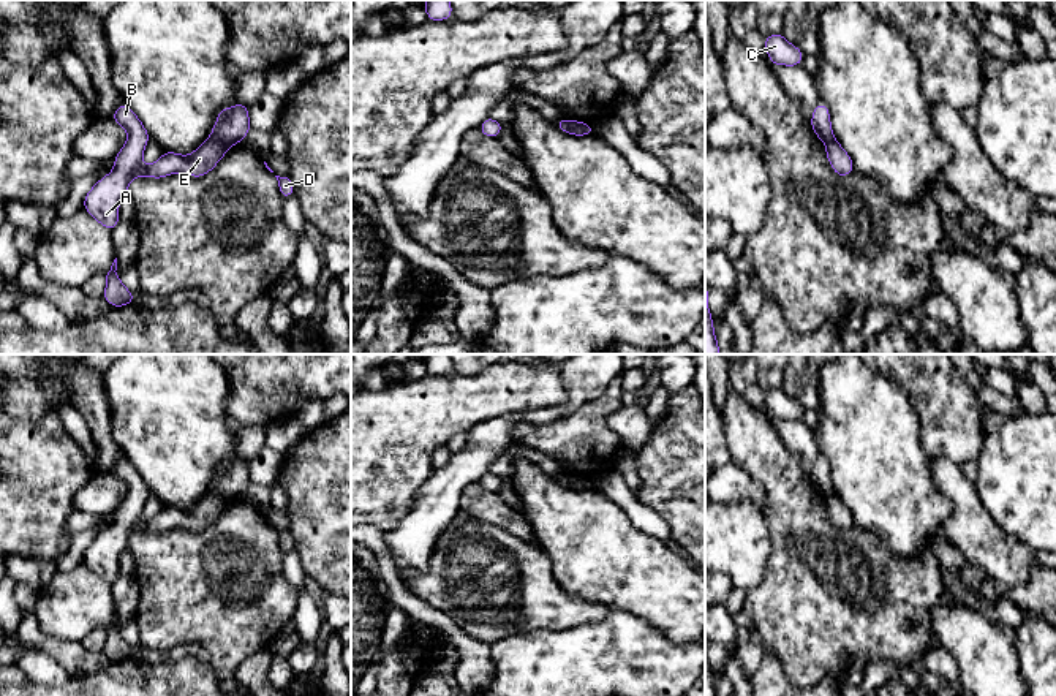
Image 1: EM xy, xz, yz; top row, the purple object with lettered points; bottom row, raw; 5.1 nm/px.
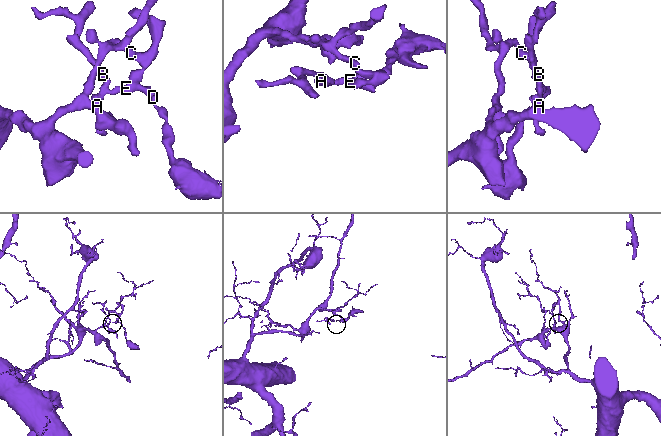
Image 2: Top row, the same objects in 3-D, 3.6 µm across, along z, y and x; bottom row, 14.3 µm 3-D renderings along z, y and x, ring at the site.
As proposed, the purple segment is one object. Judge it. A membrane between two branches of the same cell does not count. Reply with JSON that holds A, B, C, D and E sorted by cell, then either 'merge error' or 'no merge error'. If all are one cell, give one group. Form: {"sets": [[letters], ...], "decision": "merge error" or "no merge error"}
{"sets": [["A", "B", "D", "E"], ["C"]], "decision": "merge error"}

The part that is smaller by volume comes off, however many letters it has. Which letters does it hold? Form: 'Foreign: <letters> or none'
Foreign: A, B, D, E

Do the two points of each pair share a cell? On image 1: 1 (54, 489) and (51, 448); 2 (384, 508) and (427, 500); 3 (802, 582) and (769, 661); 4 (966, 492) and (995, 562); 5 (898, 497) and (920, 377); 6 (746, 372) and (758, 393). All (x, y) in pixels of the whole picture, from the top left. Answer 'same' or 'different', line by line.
1: same
2: different
3: different
4: same
5: different
6: same

